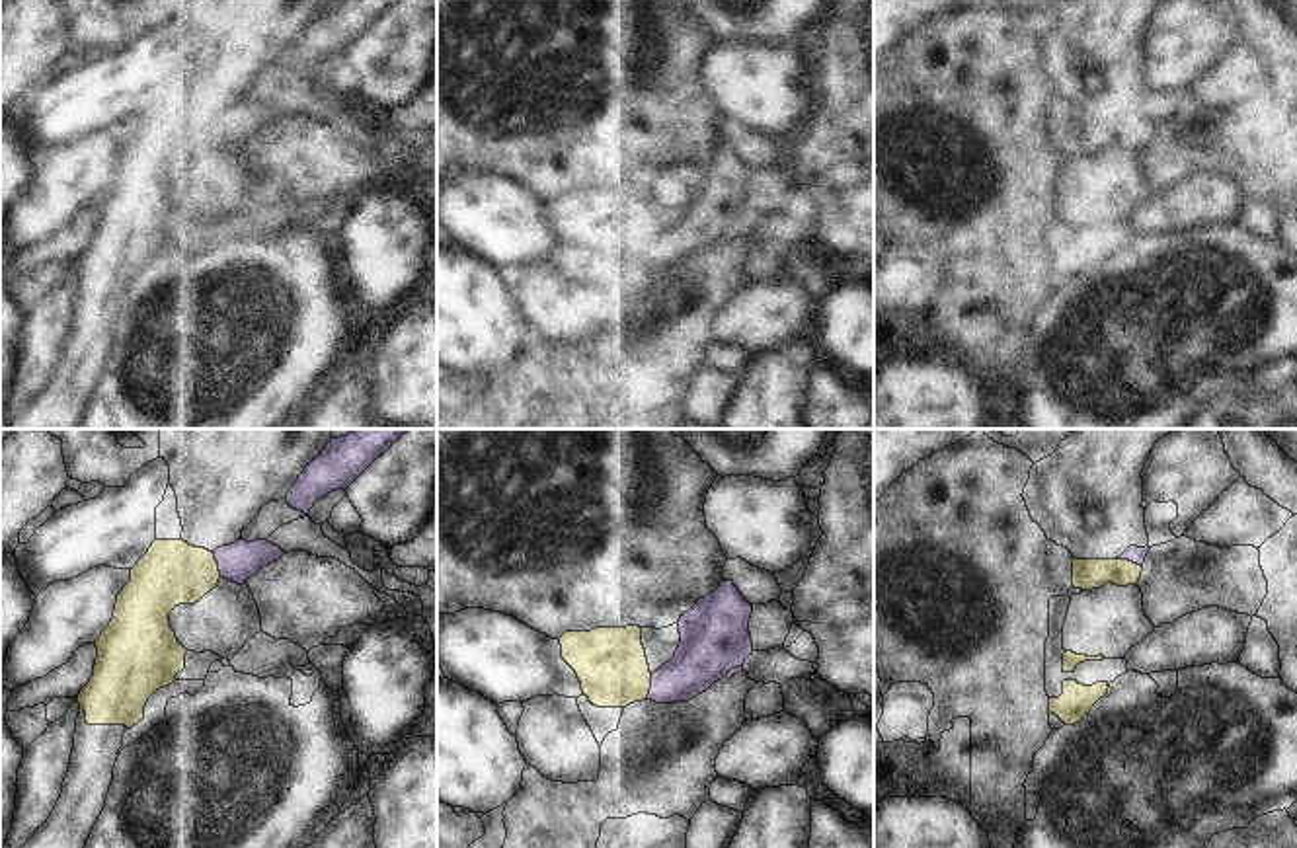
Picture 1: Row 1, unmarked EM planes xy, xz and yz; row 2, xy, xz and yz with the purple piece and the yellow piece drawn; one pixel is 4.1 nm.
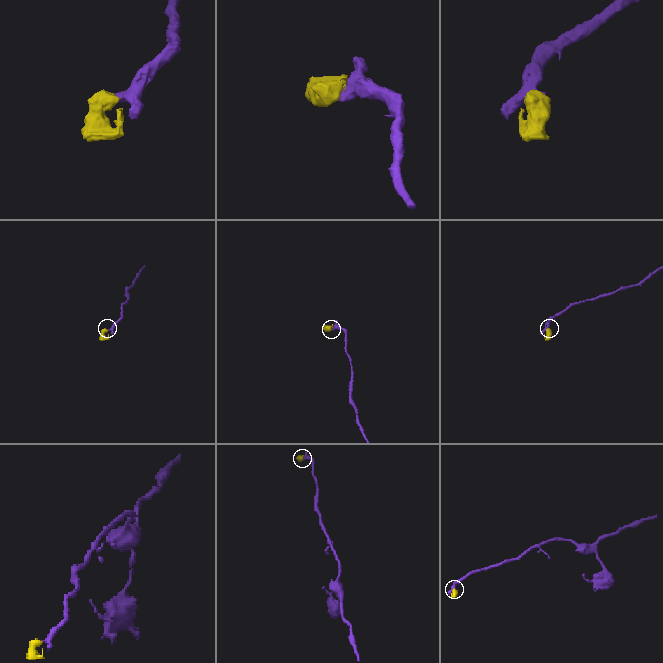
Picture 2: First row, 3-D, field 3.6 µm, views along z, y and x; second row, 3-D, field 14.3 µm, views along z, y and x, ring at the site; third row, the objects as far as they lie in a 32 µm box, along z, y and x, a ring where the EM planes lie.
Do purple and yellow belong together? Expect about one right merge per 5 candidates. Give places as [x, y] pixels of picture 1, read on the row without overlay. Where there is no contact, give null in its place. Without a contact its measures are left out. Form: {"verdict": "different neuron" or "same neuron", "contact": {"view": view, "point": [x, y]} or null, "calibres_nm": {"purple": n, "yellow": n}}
{"verdict": "different neuron", "contact": {"view": "yz", "point": [1130, 123]}, "calibres_nm": {"purple": 70, "yellow": 130}}

